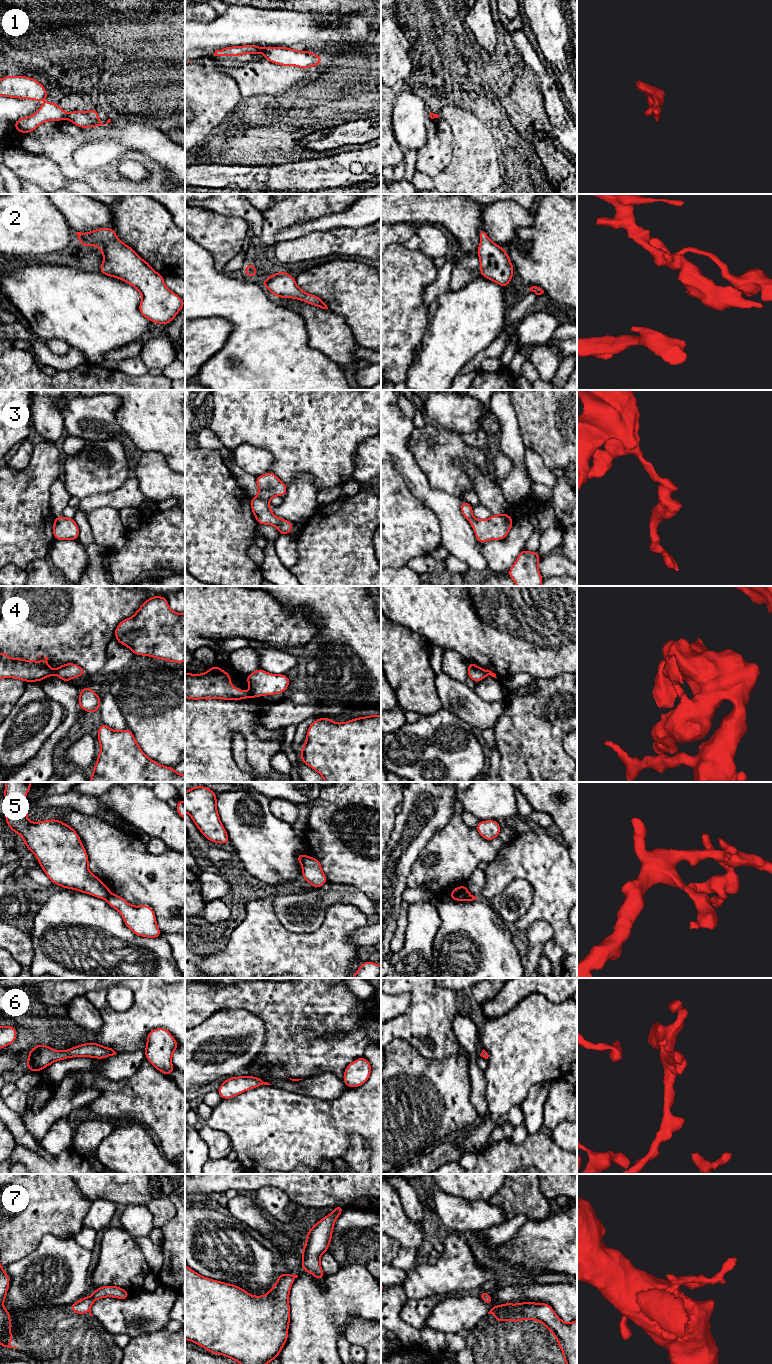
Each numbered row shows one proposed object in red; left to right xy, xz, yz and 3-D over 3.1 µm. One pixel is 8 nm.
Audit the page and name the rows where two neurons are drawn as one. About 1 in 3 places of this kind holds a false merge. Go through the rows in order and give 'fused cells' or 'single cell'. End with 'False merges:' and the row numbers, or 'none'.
1: fused cells
2: single cell
3: single cell
4: fused cells
5: fused cells
6: single cell
7: single cell
False merges: 1, 4, 5

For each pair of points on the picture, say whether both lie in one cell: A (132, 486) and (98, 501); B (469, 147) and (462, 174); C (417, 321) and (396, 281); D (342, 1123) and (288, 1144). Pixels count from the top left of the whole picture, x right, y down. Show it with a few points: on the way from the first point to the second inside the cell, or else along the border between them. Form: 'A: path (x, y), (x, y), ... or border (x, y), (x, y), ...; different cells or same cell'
A: path (124, 492), (117, 499), (106, 499); same cell
B: path (469, 154), (469, 167); same cell
C: path (407, 311), (396, 300), (396, 291); same cell
D: path (329, 1124), (319, 1130), (301, 1131); same cell

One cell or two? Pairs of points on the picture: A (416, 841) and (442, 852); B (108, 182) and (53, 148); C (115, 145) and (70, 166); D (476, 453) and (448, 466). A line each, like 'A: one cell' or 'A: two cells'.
A: two cells
B: one cell
C: two cells
D: one cell

